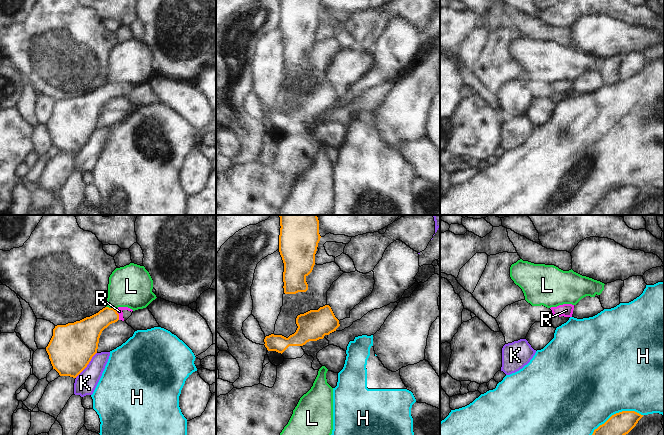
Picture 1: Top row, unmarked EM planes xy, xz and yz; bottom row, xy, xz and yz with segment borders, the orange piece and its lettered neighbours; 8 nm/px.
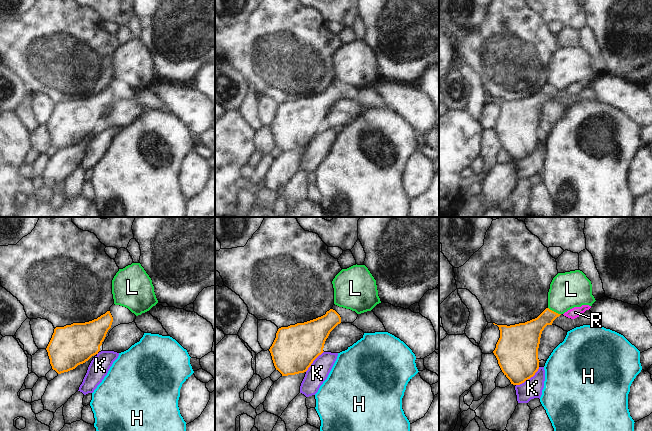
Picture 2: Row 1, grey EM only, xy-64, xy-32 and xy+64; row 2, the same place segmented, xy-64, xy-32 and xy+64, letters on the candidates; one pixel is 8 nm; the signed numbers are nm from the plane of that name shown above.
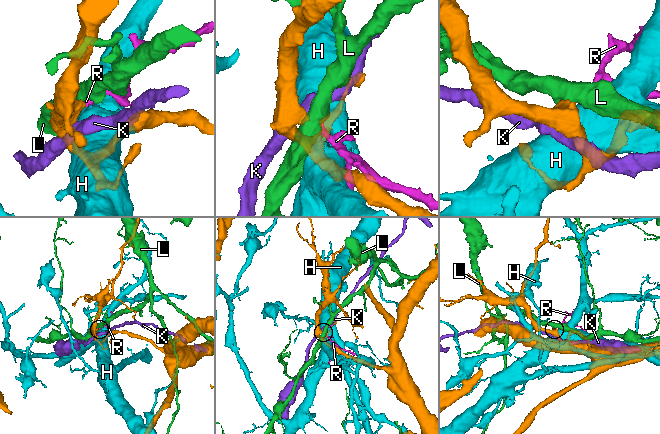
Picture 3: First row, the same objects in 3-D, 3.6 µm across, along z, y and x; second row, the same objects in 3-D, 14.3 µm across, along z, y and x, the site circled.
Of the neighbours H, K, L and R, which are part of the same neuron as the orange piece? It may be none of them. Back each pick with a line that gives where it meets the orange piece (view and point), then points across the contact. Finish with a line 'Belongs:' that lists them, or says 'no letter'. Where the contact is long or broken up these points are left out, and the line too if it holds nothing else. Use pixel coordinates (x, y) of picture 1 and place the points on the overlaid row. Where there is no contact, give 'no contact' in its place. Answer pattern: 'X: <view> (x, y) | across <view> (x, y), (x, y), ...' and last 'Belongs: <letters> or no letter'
R: xy (118, 315) | across xy (90, 328), (108, 315), (118, 315), (119, 311)
Belongs: R

